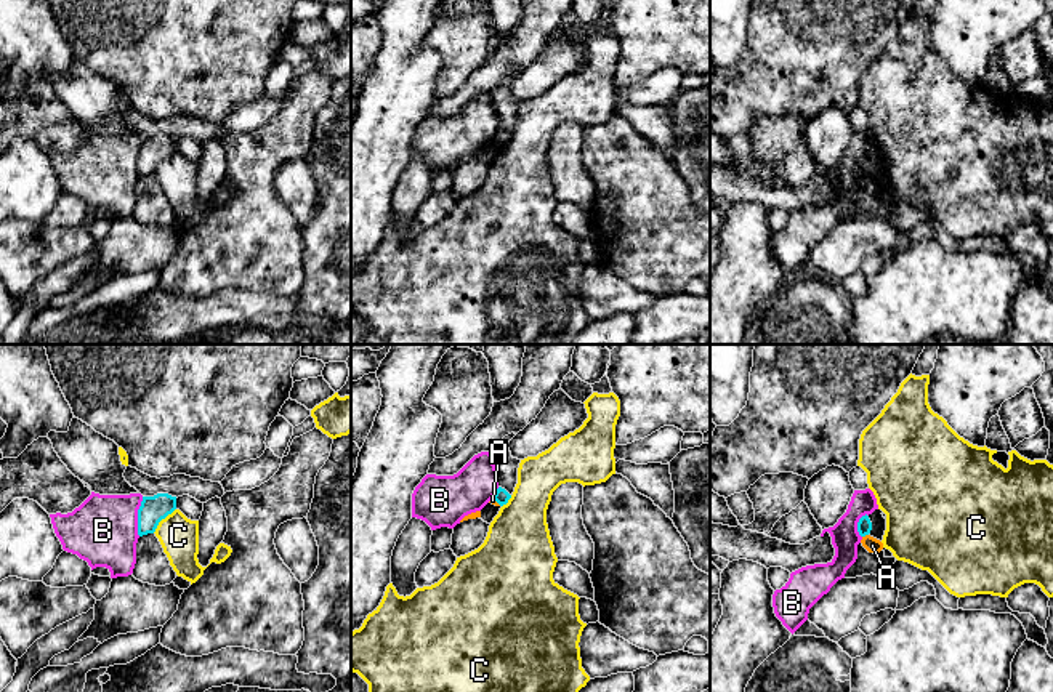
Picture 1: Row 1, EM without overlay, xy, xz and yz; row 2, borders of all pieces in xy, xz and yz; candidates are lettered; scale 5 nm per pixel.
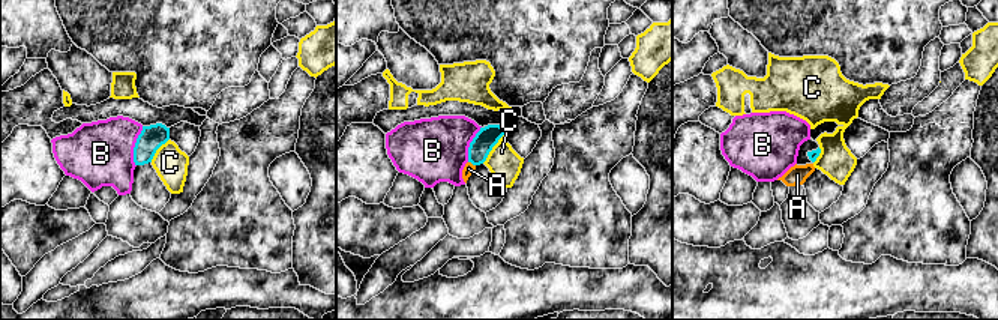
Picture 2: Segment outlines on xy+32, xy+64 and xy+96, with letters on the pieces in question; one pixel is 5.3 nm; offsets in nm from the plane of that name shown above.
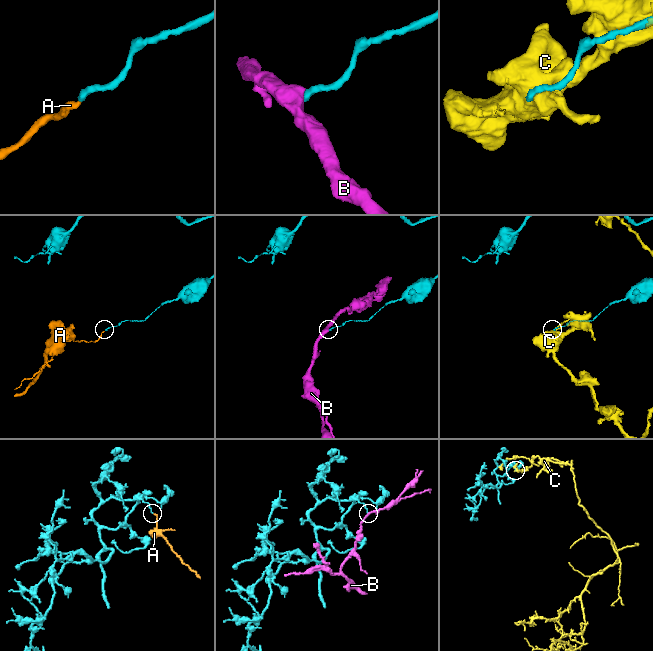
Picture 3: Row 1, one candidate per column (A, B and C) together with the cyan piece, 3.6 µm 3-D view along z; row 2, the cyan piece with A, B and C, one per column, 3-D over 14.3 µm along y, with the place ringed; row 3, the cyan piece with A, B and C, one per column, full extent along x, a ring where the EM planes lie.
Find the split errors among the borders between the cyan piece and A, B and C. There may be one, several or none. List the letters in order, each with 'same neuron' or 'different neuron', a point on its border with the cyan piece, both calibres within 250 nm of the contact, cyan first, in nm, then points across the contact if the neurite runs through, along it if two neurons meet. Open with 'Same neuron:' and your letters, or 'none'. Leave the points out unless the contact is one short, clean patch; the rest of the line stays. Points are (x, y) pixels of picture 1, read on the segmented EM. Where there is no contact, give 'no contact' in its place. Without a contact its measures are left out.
Same neuron: none
A: different neuron | yz (864, 535) | 80/80 nm | along yz (867, 534), (863, 537)
B: different neuron | xy (138, 516) | 140/360 nm | along xy (143, 497), (138, 506), (138, 535)
C: different neuron | xy (162, 518) | 140/200 nm

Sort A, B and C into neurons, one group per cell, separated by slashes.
A / B / C

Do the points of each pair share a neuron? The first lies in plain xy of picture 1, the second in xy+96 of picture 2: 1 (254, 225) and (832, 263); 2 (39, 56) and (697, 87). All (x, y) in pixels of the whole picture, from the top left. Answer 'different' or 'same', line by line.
1: different
2: different

